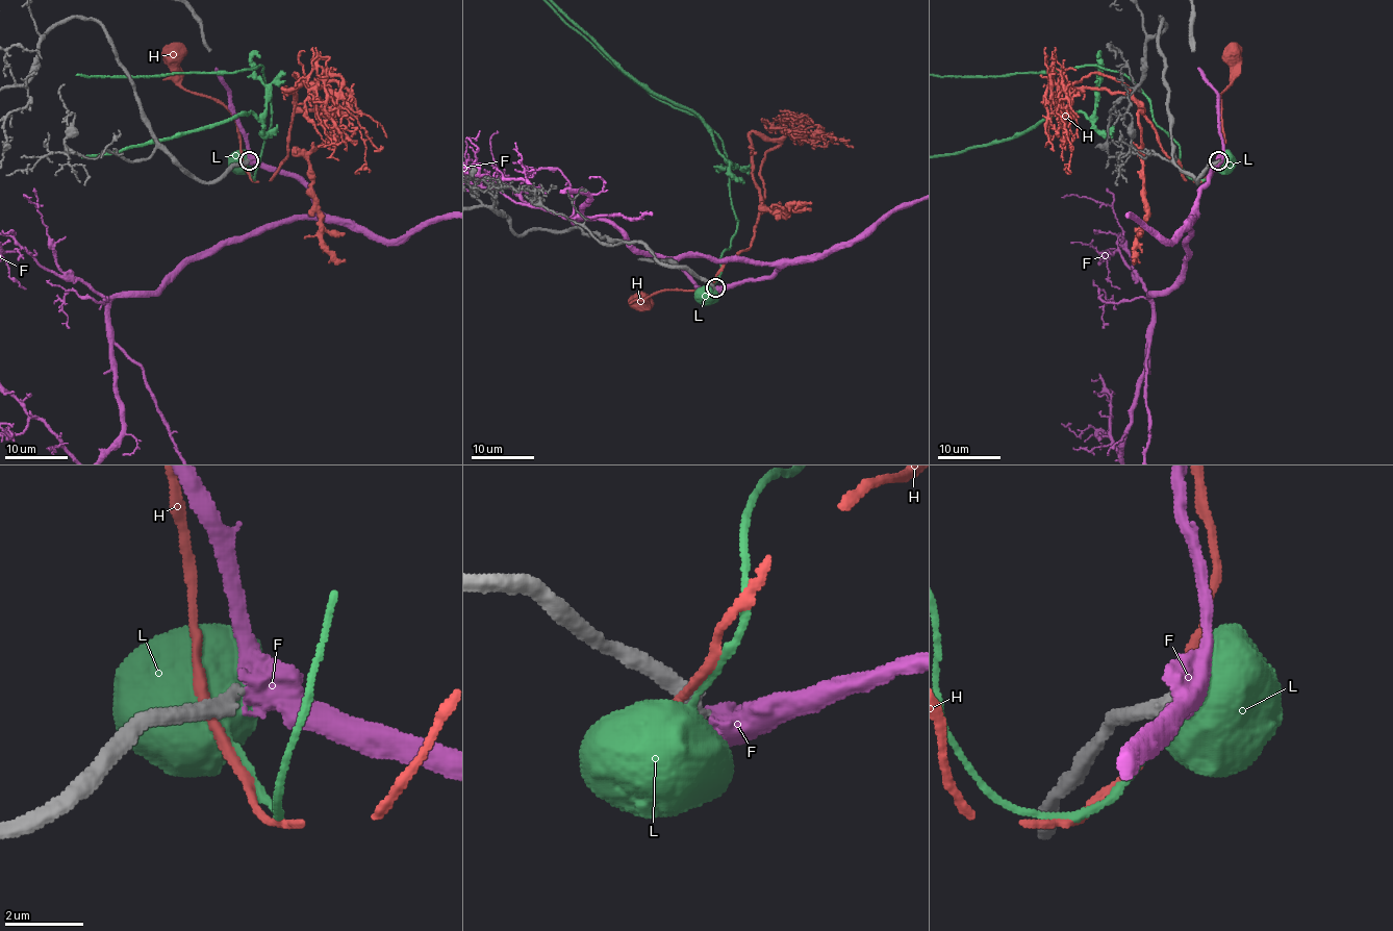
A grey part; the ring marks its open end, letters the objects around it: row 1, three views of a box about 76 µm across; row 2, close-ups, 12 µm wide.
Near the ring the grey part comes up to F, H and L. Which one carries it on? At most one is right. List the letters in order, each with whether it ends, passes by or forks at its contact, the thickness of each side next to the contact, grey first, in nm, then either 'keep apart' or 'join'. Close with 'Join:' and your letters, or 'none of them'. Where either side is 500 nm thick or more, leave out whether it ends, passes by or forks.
F: 320/500 nm | join
H: 500/240 nm | keep apart
L: 320/700 nm | keep apart
Join: F

